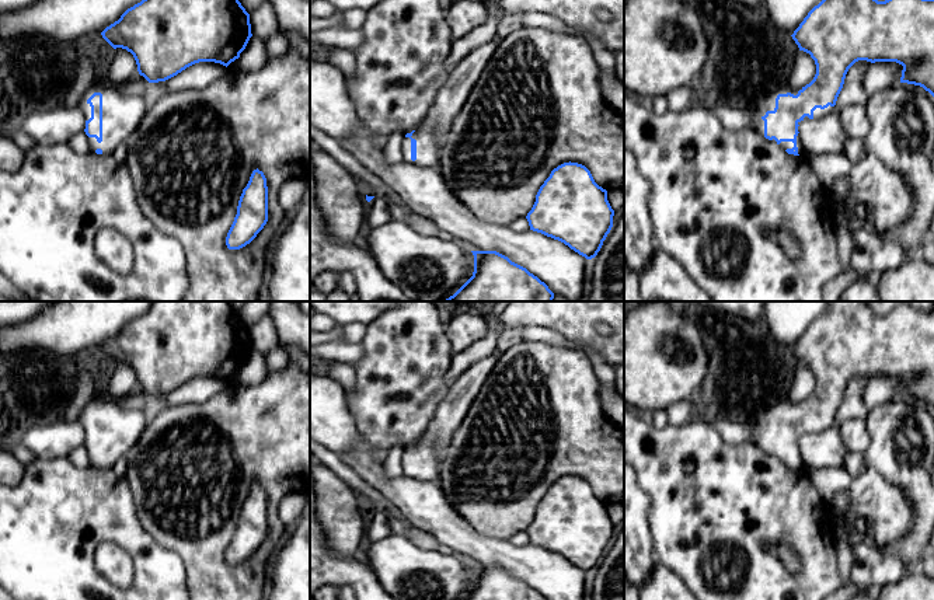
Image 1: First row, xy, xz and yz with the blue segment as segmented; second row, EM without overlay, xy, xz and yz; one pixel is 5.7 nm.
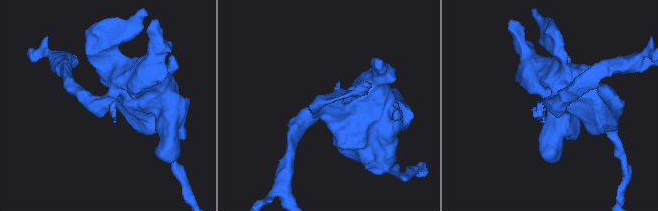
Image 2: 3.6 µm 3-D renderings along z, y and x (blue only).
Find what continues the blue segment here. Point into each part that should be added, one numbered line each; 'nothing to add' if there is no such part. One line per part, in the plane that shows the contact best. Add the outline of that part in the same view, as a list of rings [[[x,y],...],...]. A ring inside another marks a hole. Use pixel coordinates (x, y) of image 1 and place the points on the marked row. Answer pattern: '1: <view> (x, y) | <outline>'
1: xy (122, 114) | [[[112,84],[91,86],[81,97],[79,109],[86,121],[91,118],[91,107],[87,100],[94,94],[102,94],[102,142],[88,137],[90,149],[102,150],[102,154],[112,154],[140,125],[151,100],[149,95],[133,97],[121,93]]]

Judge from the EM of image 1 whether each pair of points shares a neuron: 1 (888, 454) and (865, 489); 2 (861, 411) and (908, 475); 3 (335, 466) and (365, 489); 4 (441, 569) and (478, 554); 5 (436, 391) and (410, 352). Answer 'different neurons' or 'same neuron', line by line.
1: different neurons
2: different neurons
3: same neuron
4: different neurons
5: same neuron

